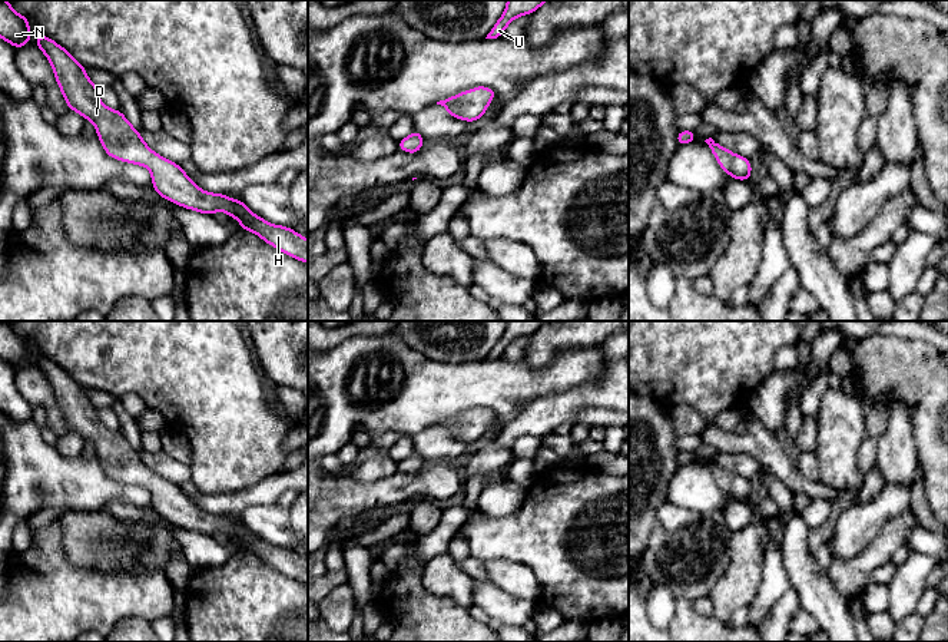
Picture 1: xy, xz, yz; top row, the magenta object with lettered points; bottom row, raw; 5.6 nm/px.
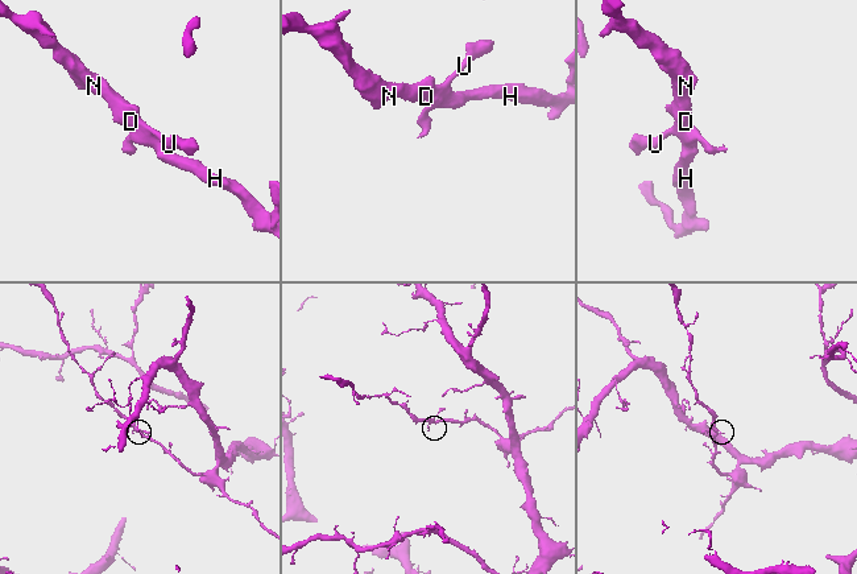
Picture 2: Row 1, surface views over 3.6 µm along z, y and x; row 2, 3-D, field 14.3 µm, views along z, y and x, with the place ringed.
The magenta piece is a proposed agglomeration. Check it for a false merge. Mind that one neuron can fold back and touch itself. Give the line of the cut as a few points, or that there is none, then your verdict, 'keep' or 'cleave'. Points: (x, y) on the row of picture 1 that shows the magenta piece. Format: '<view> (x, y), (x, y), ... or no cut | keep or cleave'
no cut | keep

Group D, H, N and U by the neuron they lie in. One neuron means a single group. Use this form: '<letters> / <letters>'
D H N U

